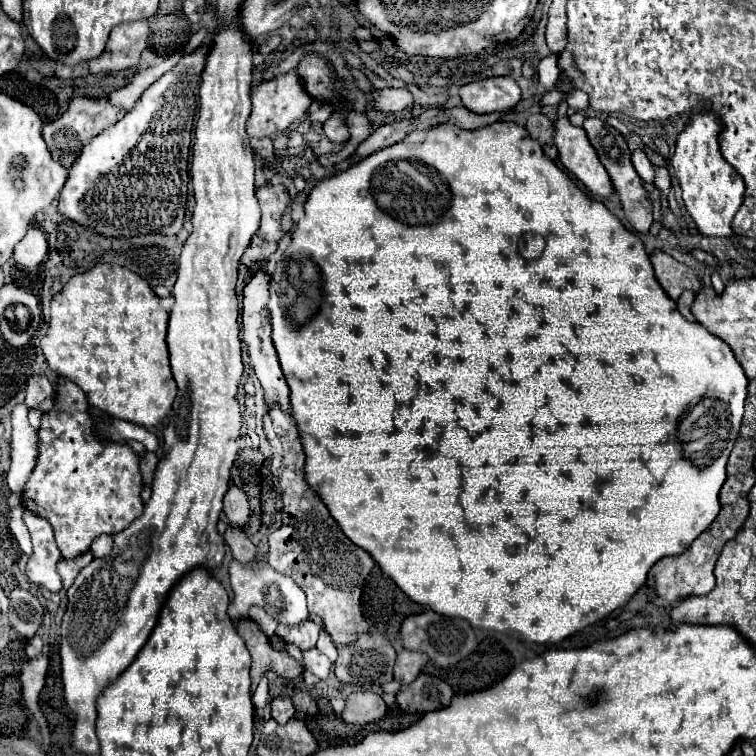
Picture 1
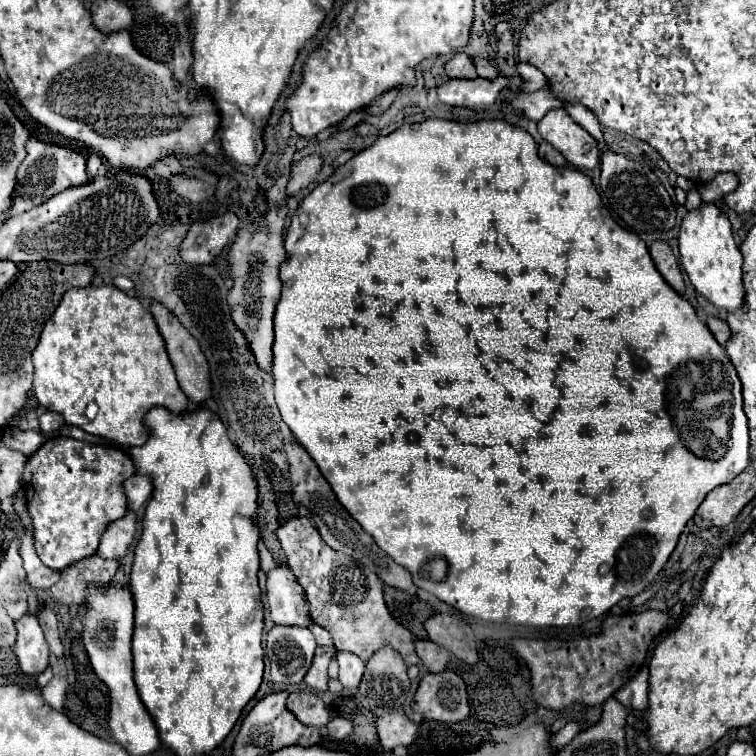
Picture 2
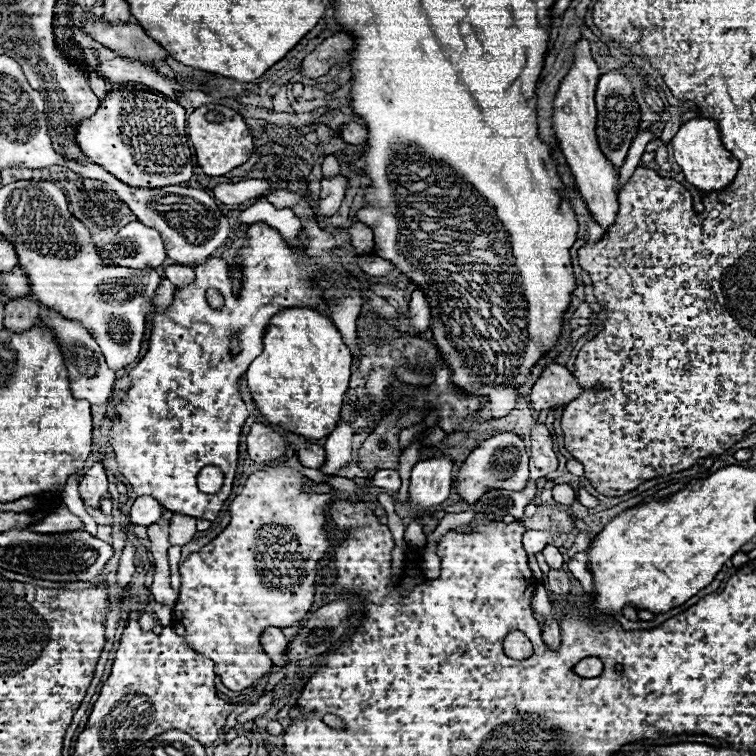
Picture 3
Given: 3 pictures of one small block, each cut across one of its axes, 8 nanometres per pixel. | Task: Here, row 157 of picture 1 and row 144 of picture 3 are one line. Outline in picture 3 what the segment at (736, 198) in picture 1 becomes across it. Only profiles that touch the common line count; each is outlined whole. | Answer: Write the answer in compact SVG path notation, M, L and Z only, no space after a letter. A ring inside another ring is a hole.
M694 118L694 120L686 122L684 126L680 126L676 136L672 138L674 158L680 166L680 170L684 172L684 178L696 190L700 190L704 194L722 192L736 178L736 172L738 172L736 158L722 146L722 140L720 140L718 134L720 134L720 130L718 130L716 120Z

